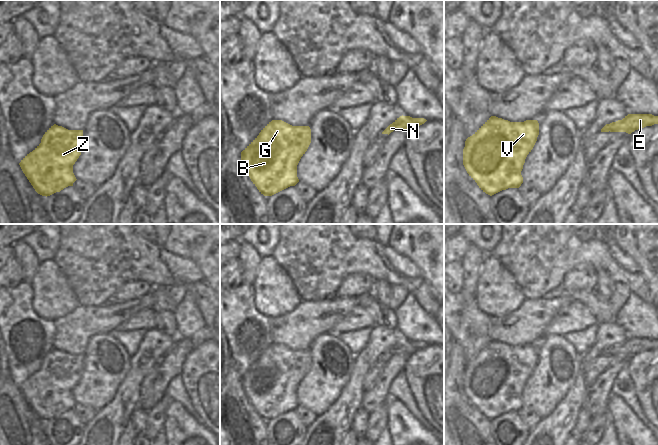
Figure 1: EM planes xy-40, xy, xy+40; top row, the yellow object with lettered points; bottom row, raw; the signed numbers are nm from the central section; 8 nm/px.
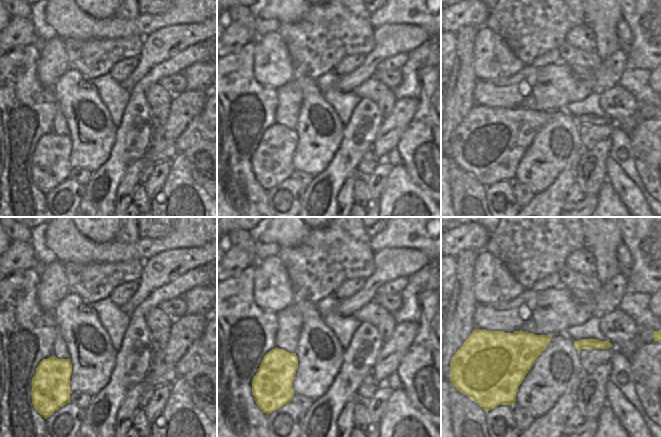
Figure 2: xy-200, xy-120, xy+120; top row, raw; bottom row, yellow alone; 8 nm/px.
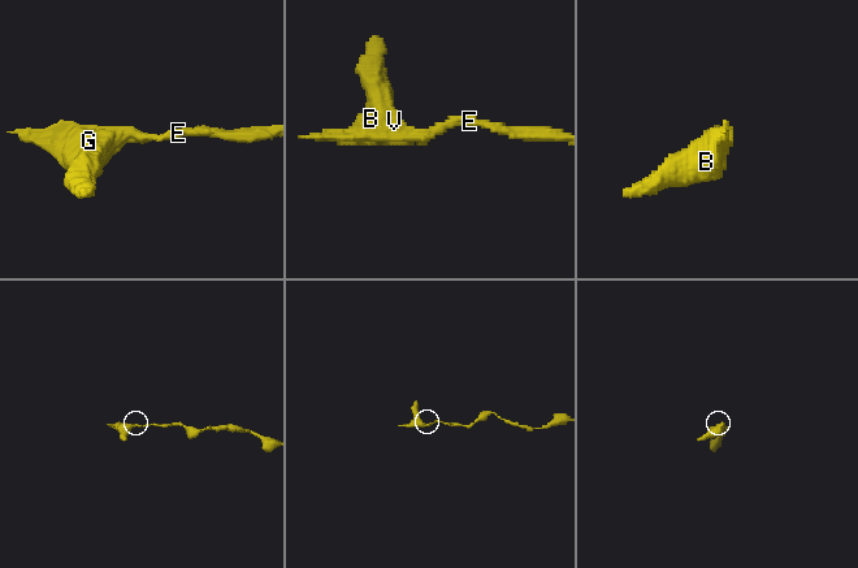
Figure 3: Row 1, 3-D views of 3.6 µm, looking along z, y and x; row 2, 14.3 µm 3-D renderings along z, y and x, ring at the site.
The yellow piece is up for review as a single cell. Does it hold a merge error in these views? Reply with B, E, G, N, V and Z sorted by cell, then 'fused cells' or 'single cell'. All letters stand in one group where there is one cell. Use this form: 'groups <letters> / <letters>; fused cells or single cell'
groups B E G N V Z; single cell

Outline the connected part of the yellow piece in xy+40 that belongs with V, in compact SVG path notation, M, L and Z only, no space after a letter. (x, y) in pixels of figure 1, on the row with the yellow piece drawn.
M491 116L465 141L463 165L479 188L492 196L508 188L519 188L523 183L521 171L527 155L533 149L539 135L537 120L510 122Z

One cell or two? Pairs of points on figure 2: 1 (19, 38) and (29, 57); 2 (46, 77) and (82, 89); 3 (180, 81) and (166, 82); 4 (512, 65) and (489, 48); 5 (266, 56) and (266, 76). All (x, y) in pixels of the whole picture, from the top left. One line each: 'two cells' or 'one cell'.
1: two cells
2: two cells
3: one cell
4: one cell
5: one cell

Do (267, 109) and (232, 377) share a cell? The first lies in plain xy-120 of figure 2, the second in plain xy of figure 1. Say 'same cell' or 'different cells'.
different cells

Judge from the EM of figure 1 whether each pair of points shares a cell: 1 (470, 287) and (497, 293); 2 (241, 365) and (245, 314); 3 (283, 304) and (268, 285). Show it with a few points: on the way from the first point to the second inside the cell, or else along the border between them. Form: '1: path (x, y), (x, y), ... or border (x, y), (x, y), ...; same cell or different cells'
1: border (482, 265), (474, 297); different cells
2: path (241, 352), (241, 346), (234, 334), (237, 327); same cell
3: path (281, 299), (273, 290); same cell

